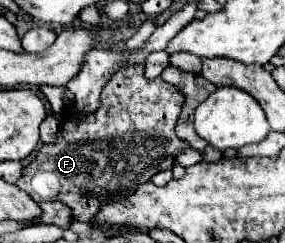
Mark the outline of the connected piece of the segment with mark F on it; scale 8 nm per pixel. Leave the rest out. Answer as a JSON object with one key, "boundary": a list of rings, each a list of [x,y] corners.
{"boundary":[[[124,64],[102,88],[100,108],[84,114],[70,112],[68,118],[62,118],[56,142],[44,144],[36,152],[36,158],[22,168],[22,180],[18,180],[16,186],[34,202],[62,200],[72,210],[74,220],[92,222],[106,200],[124,200],[130,192],[134,192],[134,188],[146,184],[154,174],[172,170],[176,154],[190,148],[184,140],[178,140],[178,134],[174,132],[178,116],[182,114],[182,104],[182,92],[162,78],[148,80],[144,76],[144,64]]]}

